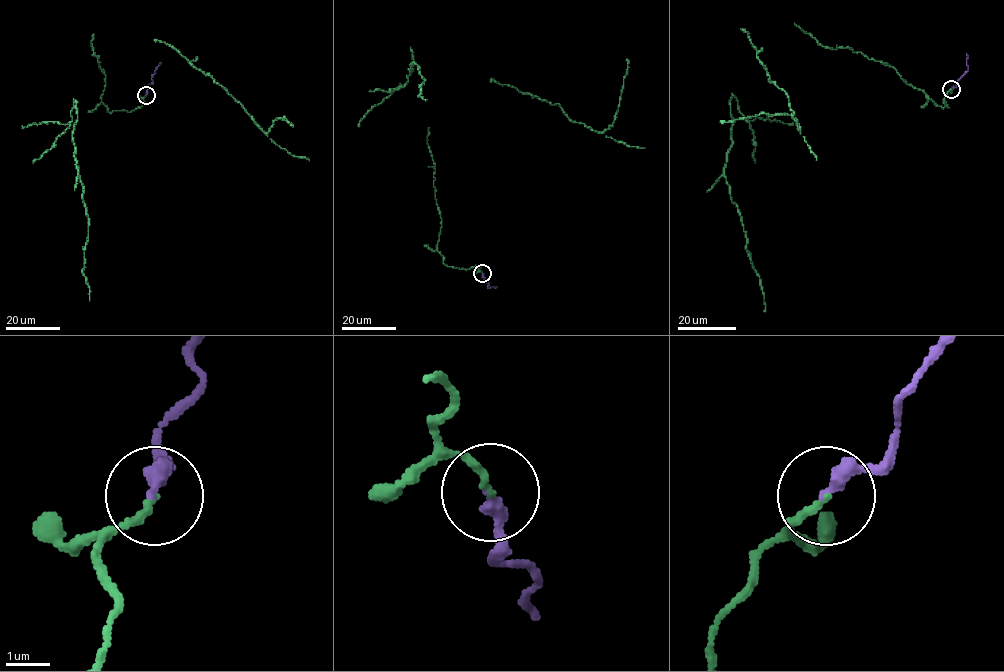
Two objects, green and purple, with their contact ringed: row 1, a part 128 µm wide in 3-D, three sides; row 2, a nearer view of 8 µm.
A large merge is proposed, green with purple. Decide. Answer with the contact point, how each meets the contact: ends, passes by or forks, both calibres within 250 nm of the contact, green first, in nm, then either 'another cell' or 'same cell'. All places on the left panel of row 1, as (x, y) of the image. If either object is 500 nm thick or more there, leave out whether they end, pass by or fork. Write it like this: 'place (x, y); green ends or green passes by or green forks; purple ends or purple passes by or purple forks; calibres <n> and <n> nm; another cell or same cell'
place (146, 95); green ends; purple ends; calibres 150 and 340 nm; same cell

